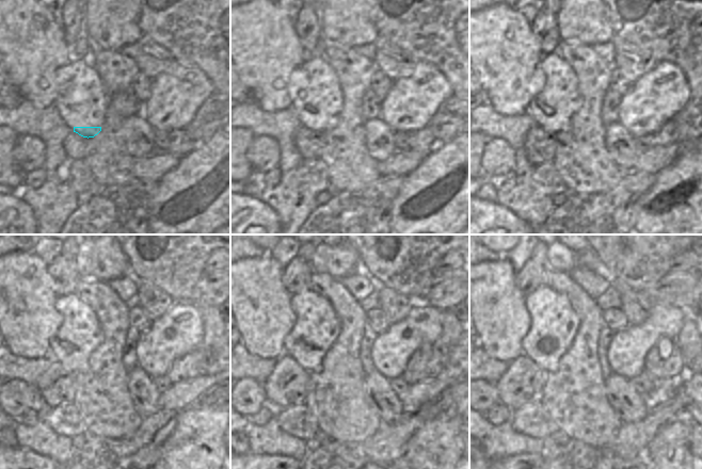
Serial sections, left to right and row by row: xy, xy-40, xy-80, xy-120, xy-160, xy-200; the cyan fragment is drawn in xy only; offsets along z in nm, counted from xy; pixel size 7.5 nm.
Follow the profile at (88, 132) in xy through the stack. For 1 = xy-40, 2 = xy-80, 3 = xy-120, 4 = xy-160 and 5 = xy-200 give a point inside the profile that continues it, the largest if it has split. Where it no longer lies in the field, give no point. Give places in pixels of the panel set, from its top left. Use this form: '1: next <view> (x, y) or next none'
1: next xy-40 (319, 130)
2: next xy-80 (552, 109)
3: next xy-120 (80, 333)
4: next xy-160 (317, 326)
5: next xy-200 (556, 326)

